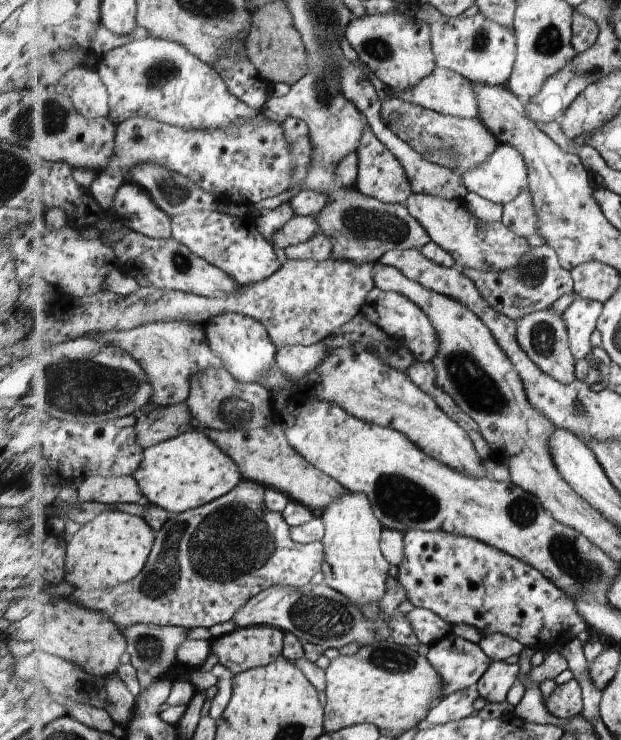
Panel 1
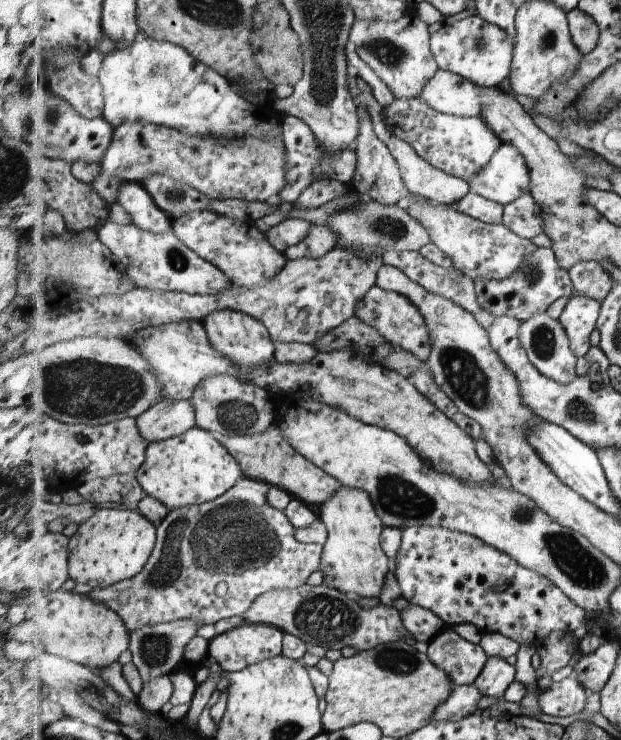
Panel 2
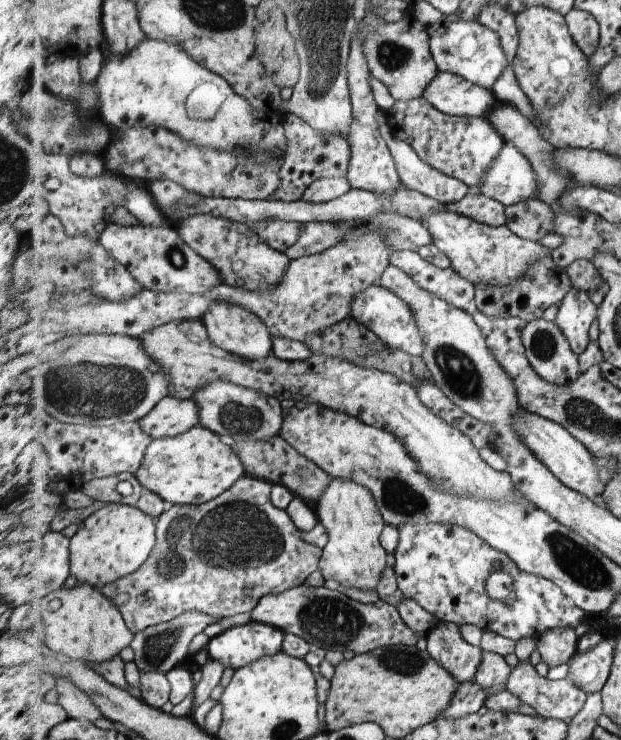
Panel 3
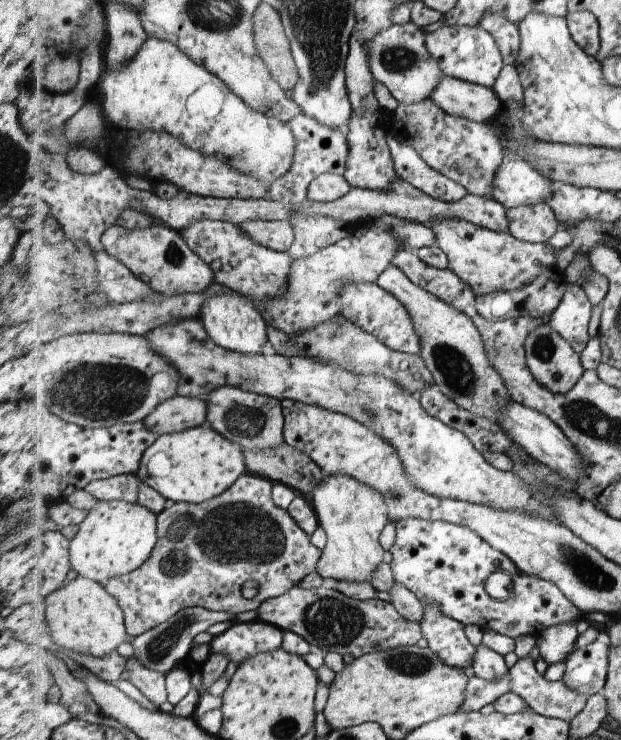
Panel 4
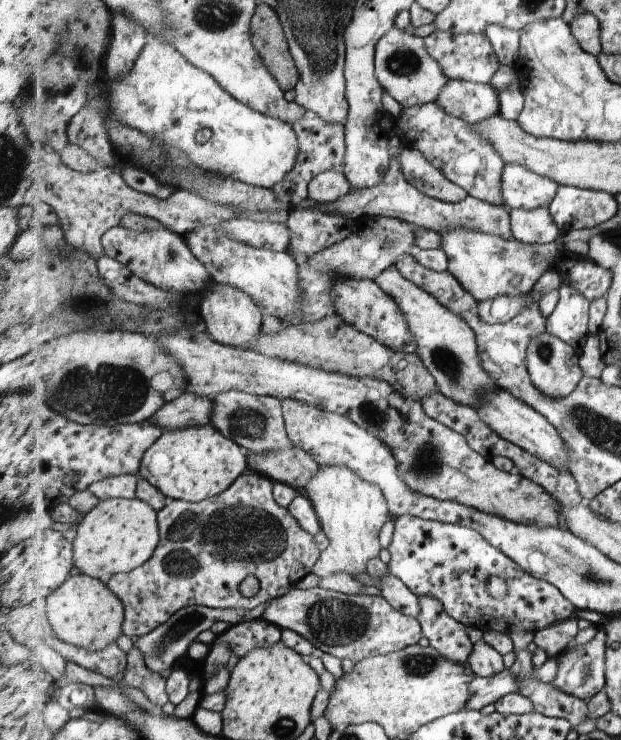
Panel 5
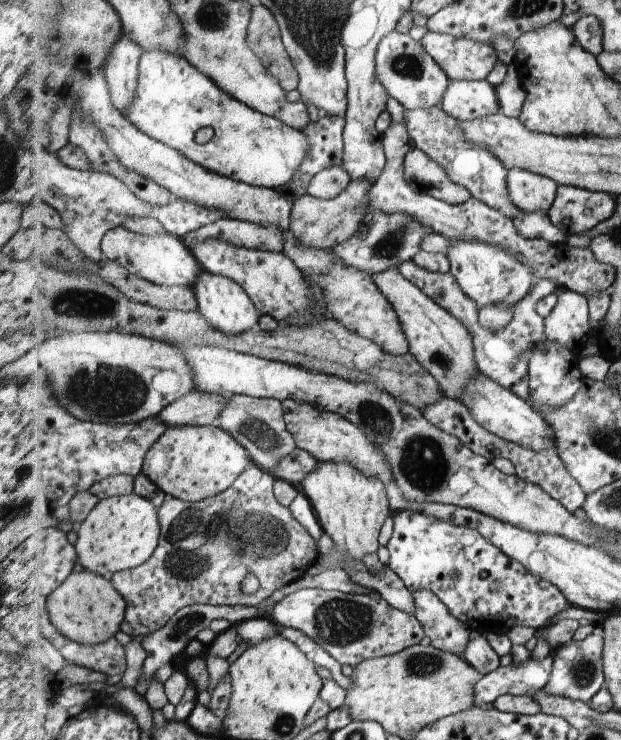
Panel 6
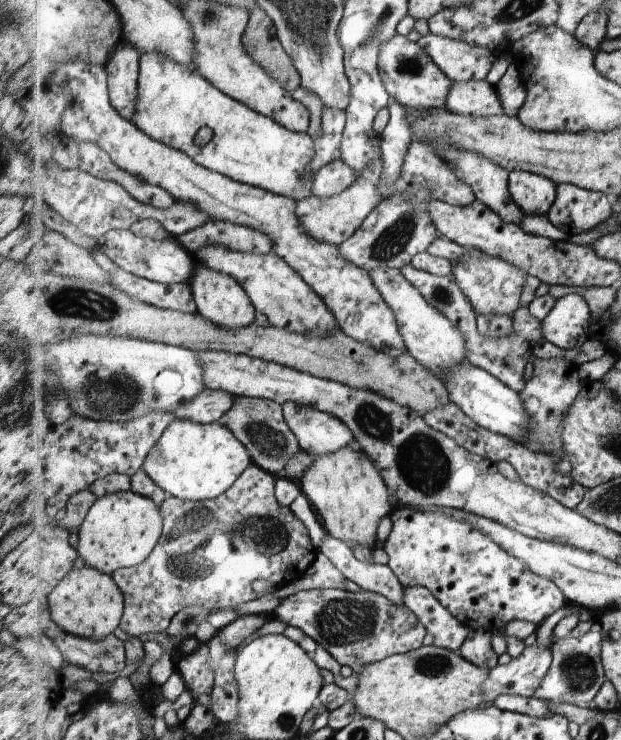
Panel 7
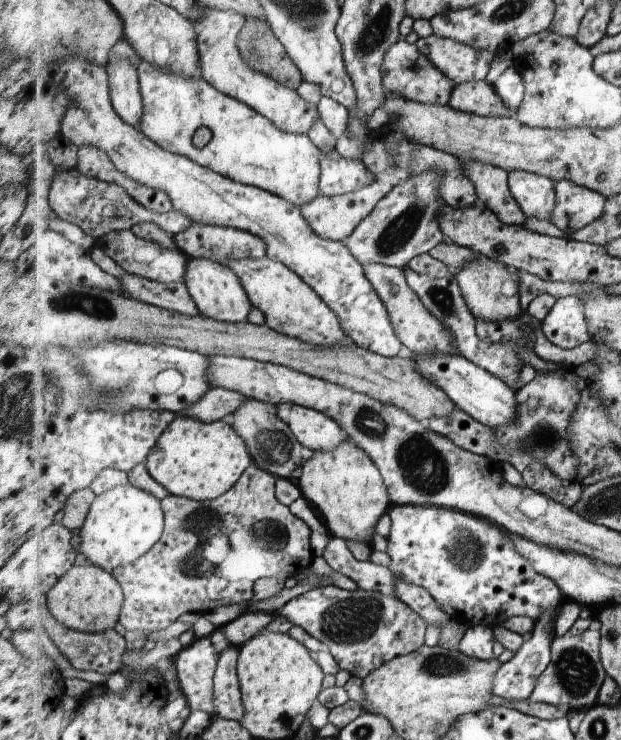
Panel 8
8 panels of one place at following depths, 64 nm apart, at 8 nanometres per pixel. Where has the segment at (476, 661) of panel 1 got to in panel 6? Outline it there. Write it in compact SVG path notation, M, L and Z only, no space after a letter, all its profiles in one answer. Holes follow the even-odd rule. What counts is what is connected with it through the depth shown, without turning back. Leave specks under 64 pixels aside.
M419 589L411 592L417 605L415 616L418 616L424 626L431 644L463 657L472 638L472 628L455 618L445 603L431 590Z

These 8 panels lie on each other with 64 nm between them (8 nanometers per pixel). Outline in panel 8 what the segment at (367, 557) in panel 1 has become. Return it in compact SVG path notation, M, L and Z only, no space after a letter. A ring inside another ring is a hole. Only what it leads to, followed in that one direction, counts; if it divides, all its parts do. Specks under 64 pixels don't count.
M351 438L341 441L334 449L315 450L295 480L304 497L322 516L331 536L346 541L361 539L369 543L380 518L393 506L380 468Z

